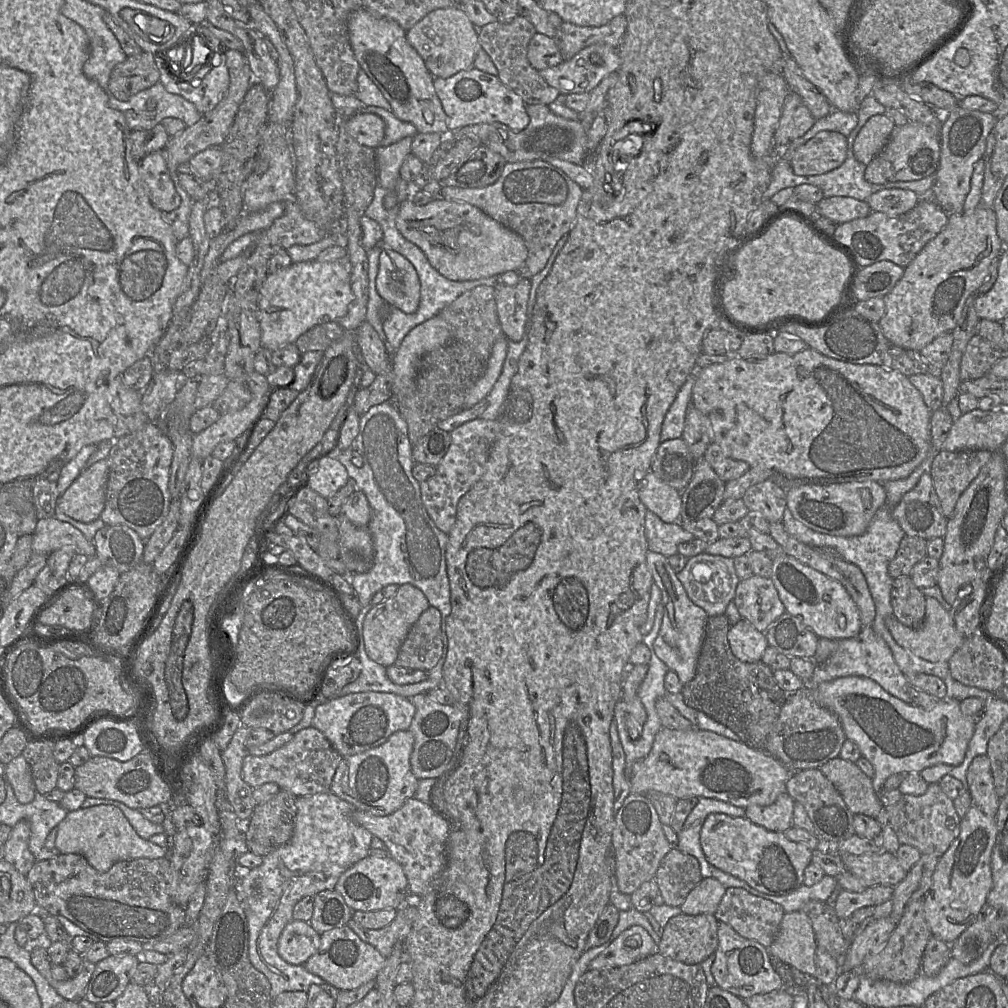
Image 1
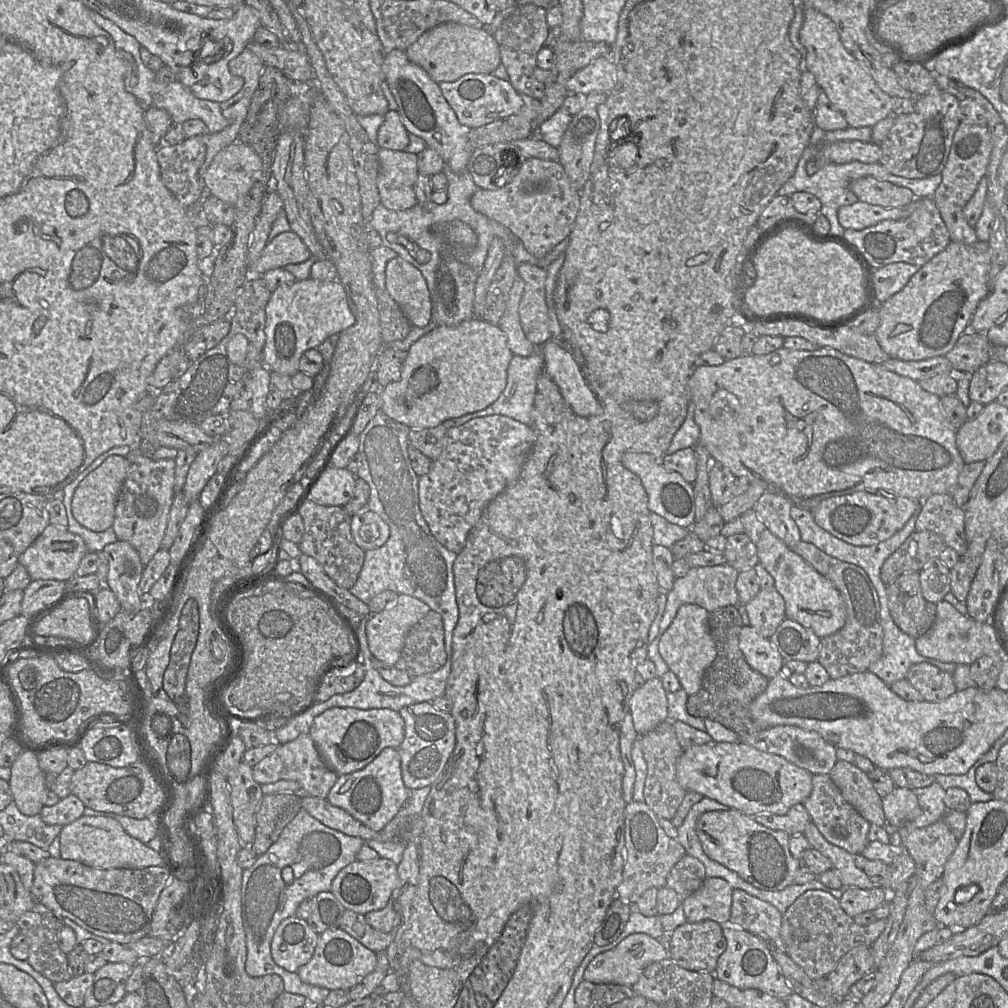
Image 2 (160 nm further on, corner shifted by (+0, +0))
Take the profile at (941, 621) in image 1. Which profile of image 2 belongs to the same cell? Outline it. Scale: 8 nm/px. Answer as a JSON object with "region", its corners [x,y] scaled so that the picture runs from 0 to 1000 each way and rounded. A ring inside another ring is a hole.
{"region":[[[937,595],[929,599],[927,618],[917,630],[908,634],[908,642],[913,650],[938,658],[962,660],[974,651],[988,650],[997,654],[981,617],[972,618],[961,611],[955,611]]]}

